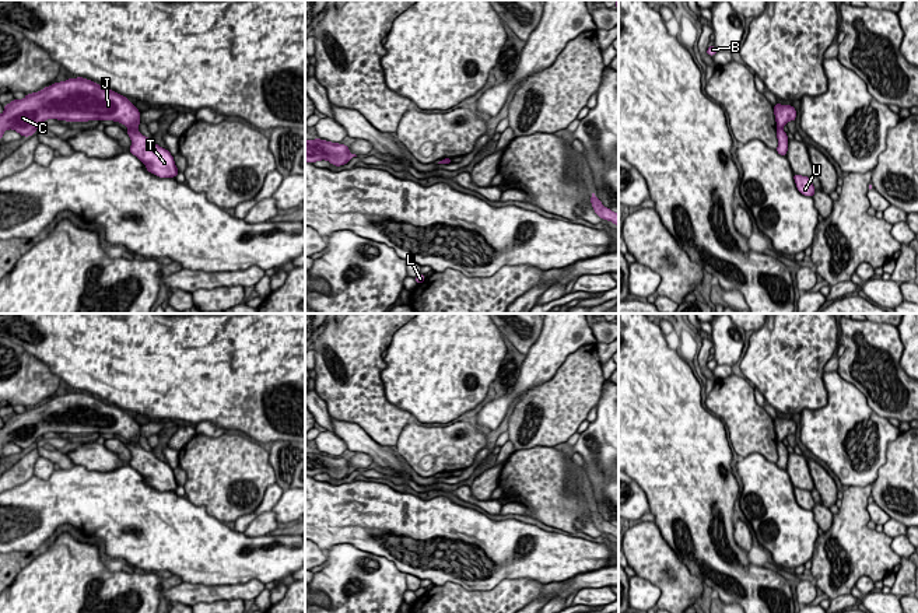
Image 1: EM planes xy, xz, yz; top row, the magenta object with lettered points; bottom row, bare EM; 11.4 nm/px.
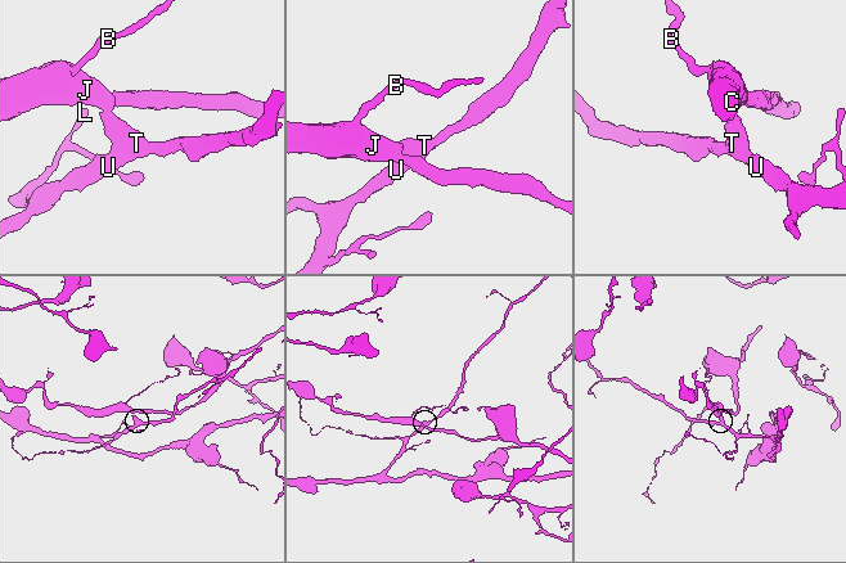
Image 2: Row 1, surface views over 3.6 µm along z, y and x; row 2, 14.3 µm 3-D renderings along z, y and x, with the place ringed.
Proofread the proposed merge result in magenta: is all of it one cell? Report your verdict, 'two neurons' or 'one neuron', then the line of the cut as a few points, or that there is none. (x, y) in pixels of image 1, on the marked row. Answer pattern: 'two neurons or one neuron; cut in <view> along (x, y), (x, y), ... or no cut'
two neurons; cut in xy along (130, 128), (136, 129)

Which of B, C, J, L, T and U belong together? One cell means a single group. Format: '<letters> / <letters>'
B C J / L T U

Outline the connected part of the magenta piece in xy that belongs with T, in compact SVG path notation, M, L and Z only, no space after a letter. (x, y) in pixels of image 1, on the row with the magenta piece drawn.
M127 129L126 132L132 140L129 151L146 165L148 172L160 178L175 178L179 174L174 157L167 148L143 136L139 129Z

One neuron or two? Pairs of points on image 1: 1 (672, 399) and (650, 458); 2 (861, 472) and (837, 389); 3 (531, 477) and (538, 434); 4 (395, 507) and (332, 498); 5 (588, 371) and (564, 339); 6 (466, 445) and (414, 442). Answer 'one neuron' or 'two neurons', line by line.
1: one neuron
2: one neuron
3: two neurons
4: one neuron
5: two neurons
6: one neuron

